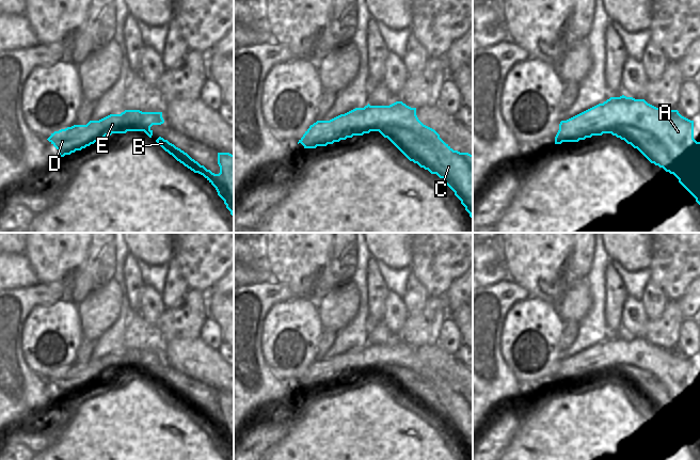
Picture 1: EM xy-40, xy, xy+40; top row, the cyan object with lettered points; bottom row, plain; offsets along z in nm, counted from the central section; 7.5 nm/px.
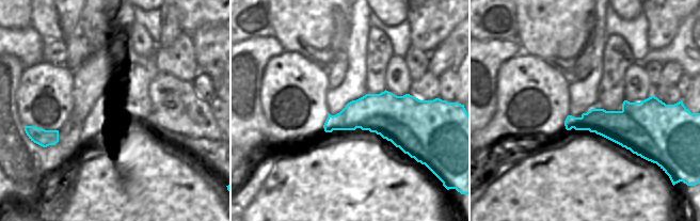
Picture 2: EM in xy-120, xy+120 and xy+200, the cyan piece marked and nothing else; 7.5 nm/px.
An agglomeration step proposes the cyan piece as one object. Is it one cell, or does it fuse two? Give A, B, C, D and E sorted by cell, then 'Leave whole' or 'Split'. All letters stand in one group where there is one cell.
Groups: A C D E / B. Split

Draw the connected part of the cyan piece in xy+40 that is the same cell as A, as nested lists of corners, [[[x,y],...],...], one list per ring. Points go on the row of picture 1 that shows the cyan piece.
[[[624,95],[610,97],[603,104],[567,121],[561,121],[555,137],[555,144],[578,142],[592,136],[610,133],[614,125],[629,125],[656,136],[666,145],[666,161],[662,168],[673,174],[700,205],[700,142],[694,139],[694,121],[682,116],[678,110],[663,110],[648,104],[645,99],[635,99]]]

